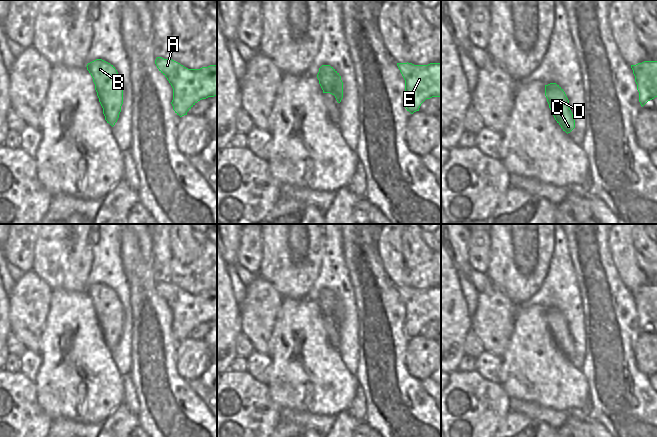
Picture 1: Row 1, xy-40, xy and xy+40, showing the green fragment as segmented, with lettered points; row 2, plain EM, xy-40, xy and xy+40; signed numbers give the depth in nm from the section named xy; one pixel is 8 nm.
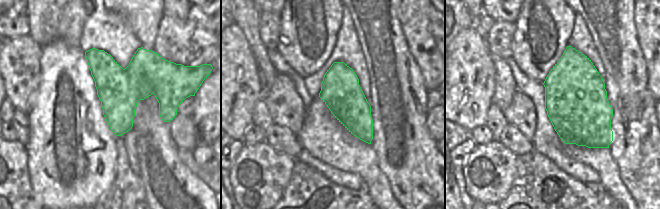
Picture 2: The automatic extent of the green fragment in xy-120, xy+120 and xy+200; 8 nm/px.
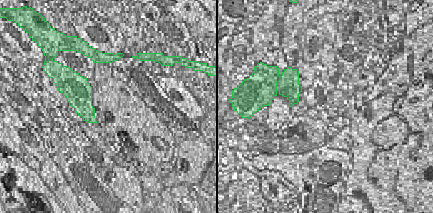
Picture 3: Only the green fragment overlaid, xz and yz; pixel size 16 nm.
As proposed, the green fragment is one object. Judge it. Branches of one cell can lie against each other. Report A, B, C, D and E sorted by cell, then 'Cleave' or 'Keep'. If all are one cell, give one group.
Groups: A B E / C D. Cleave

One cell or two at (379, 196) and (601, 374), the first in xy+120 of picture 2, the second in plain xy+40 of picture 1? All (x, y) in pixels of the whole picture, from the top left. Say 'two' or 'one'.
two

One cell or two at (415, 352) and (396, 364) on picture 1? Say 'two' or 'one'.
two

